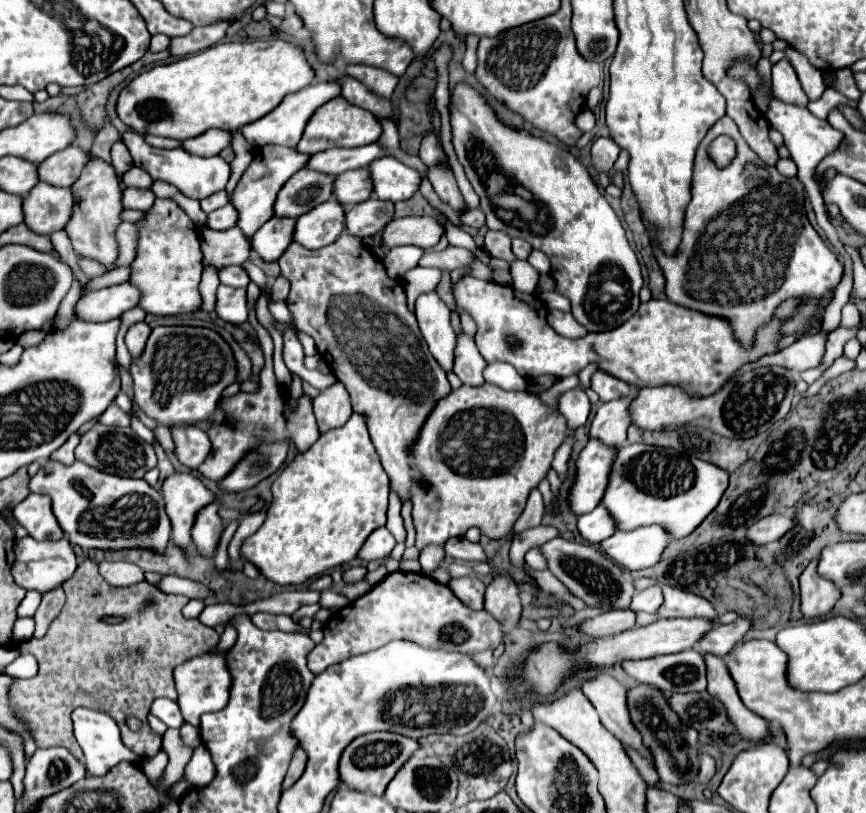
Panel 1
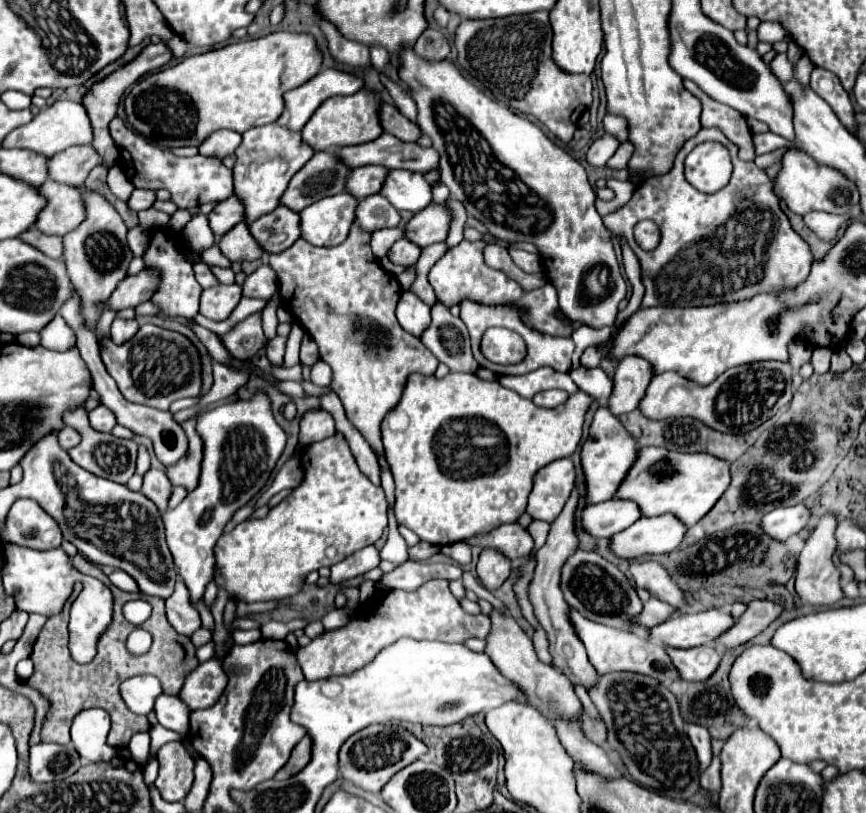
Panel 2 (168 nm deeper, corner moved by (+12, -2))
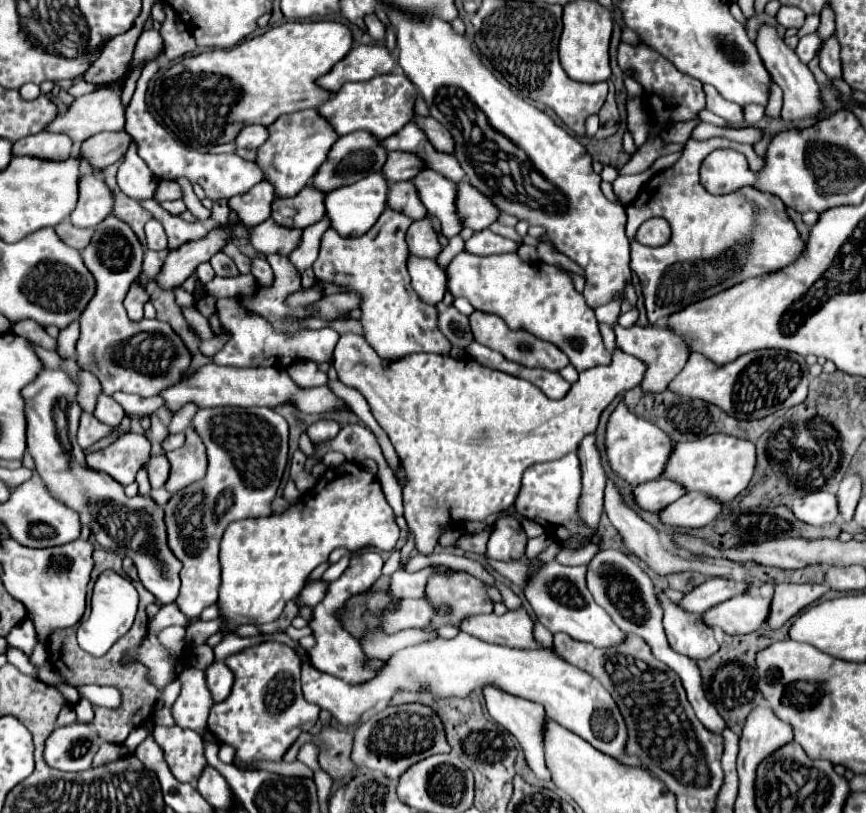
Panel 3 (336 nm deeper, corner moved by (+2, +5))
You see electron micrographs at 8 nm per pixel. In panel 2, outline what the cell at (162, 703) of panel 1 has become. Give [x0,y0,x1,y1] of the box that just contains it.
[155,694,191,736]

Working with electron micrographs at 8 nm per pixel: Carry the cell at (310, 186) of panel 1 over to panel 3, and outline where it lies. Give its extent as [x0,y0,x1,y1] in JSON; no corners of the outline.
[311,131,387,193]

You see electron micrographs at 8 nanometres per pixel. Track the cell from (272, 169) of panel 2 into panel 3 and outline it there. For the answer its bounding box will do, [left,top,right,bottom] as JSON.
[255,109,339,199]

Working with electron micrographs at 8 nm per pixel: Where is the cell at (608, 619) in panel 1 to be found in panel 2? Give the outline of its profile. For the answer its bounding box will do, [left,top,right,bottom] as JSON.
[635,598,675,628]

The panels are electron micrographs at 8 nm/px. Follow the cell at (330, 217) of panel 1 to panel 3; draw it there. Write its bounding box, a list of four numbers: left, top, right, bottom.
[325,173,387,237]

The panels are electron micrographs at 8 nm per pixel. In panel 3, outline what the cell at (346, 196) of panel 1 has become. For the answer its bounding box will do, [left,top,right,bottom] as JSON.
[381,151,423,183]

